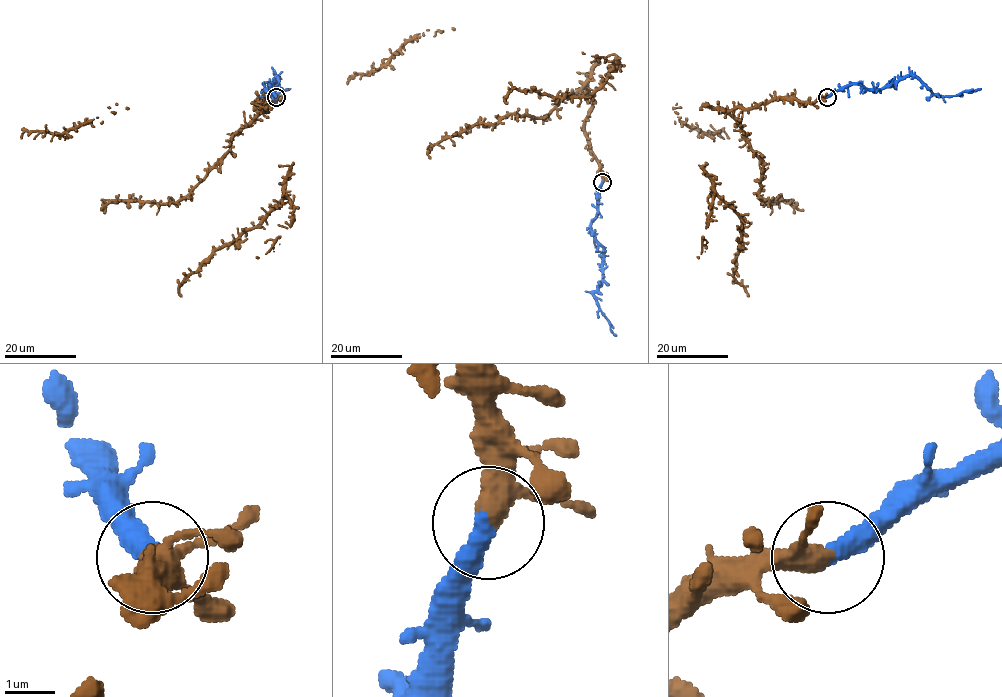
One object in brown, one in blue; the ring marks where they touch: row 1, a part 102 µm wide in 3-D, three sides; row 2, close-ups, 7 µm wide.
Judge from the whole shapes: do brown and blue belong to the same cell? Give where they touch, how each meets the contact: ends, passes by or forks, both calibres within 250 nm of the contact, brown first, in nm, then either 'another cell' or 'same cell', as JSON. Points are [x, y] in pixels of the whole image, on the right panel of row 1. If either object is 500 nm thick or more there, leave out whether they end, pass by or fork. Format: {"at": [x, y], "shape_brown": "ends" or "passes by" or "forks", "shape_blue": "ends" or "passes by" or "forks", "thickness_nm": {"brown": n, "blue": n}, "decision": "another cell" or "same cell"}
{"at": [827, 97], "shape_brown": "passes by", "shape_blue": "ends", "thickness_nm": {"brown": 360, "blue": 420}, "decision": "same cell"}

